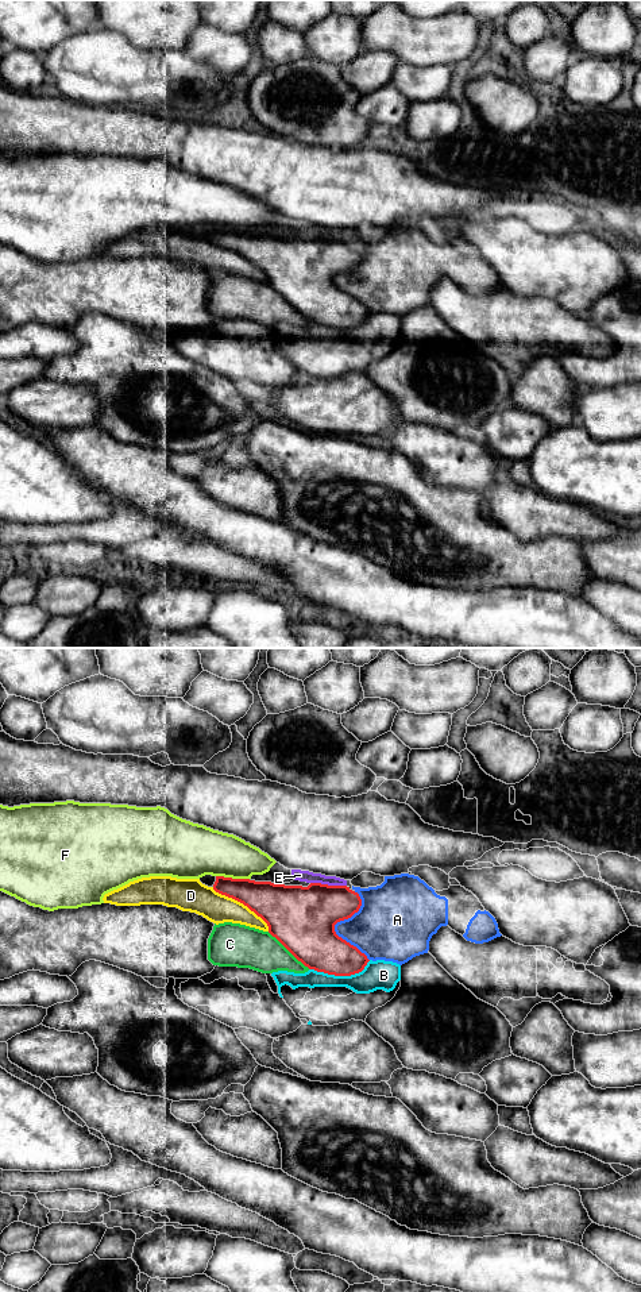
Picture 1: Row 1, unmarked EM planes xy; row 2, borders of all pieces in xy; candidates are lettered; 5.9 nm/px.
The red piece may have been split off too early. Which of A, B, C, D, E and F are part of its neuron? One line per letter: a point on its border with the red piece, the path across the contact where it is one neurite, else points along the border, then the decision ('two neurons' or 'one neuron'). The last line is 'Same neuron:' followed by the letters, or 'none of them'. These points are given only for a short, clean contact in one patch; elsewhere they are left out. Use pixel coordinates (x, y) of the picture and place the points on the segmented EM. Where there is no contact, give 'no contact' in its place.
A: xy (335, 924) | two neurons
B: xy (340, 975) | two neurons
C: xy (289, 951) | two neurons
D: xy (243, 903) | two neurons
E: xy (327, 884) | one neuron
F: xy (231, 878) | two neurons
Same neuron: E

